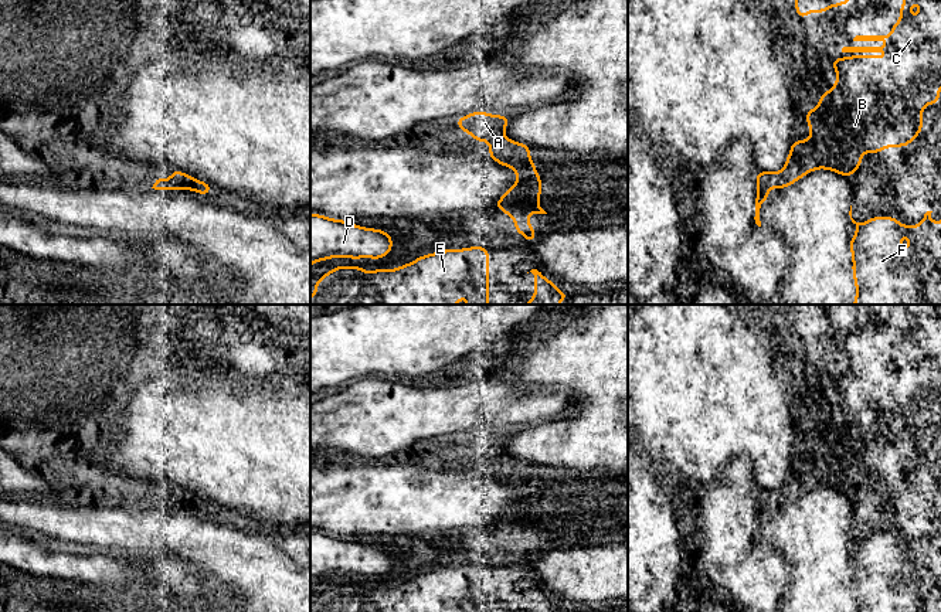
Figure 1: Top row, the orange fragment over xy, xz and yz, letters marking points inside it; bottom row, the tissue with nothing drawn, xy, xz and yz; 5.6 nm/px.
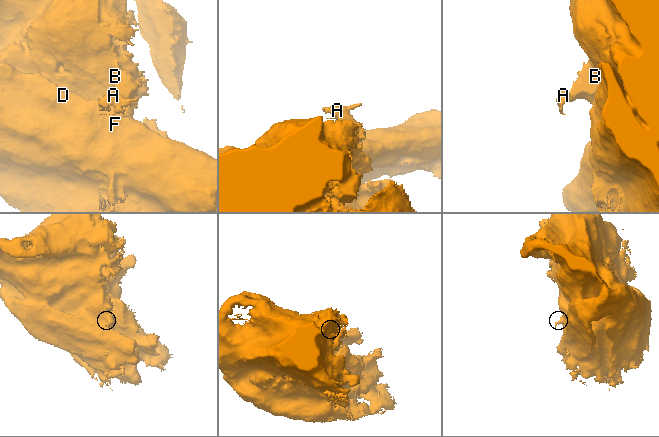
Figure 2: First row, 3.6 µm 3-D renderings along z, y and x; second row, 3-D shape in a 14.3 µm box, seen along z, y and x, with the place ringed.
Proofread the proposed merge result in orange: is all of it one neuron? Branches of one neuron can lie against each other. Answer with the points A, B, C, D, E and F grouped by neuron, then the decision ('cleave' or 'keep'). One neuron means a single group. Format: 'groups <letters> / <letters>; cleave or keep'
groups A / B C D E F; cleave

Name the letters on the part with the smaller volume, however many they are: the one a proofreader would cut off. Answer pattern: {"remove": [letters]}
{"remove": ["A"]}

